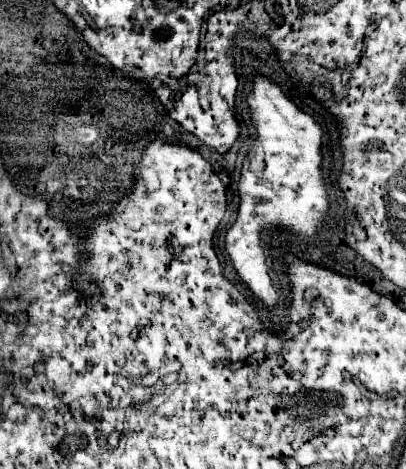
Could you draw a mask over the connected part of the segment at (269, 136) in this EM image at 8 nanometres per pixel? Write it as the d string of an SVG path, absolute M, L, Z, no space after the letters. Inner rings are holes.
M262 77L254 81L248 103L268 169L262 173L242 173L242 203L238 219L226 235L226 251L238 275L254 291L254 295L258 295L266 305L276 305L278 295L270 283L266 257L260 249L260 229L282 225L300 235L314 235L322 219L328 217L328 195L320 173L322 129L314 117L302 113L278 85Z

